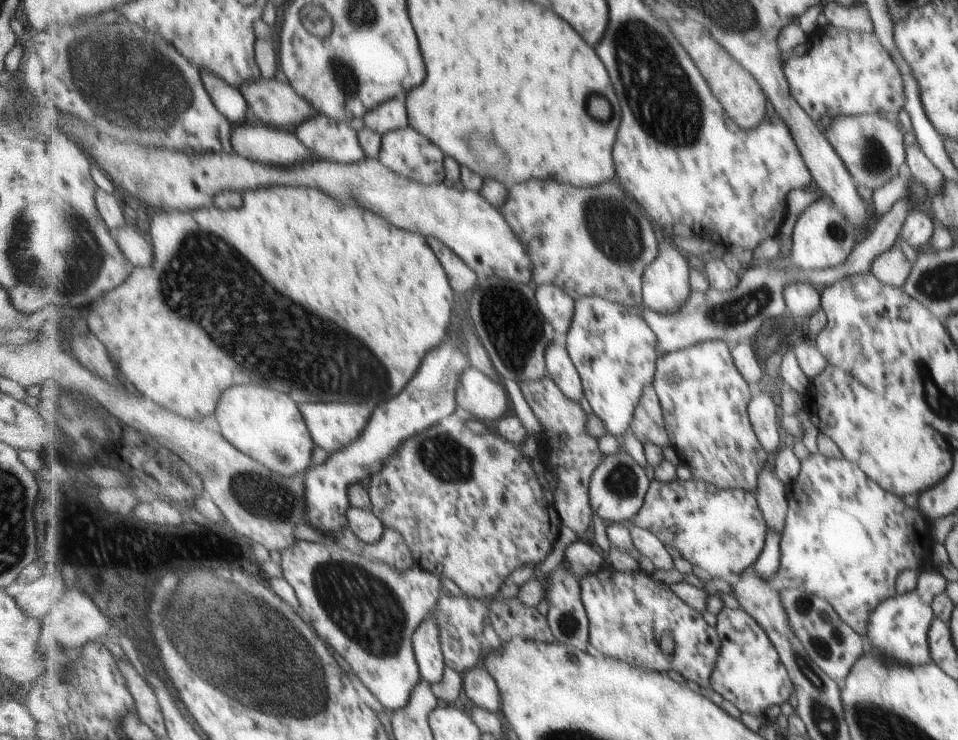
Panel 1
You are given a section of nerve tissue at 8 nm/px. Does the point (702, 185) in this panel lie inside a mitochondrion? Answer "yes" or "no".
no

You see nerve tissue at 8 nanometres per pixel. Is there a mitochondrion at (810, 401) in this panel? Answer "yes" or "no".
no

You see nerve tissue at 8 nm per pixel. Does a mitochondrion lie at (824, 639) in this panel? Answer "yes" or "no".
yes

